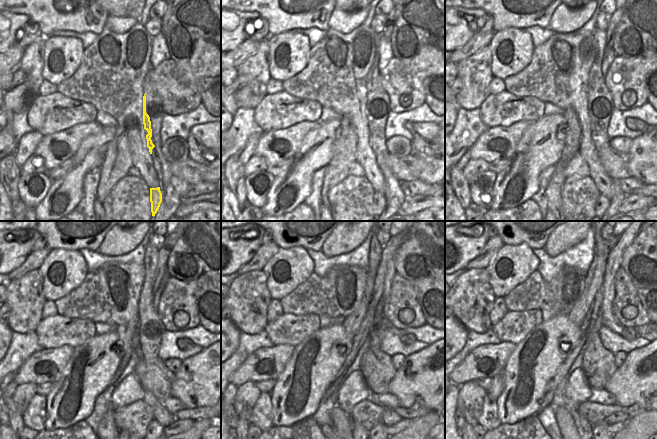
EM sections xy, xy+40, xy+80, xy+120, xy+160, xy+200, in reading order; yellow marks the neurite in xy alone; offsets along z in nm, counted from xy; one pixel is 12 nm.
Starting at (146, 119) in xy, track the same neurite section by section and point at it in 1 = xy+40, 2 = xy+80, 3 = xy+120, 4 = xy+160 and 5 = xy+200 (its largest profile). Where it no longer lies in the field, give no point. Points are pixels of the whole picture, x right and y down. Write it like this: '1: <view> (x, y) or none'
1: xy+40 (370, 119)
2: xy+80 (591, 95)
3: xy+120 (144, 346)
4: xy+160 (355, 365)
5: xy+200 (578, 361)

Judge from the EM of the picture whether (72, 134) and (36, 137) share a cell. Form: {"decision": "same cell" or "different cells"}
{"decision": "different cells"}

